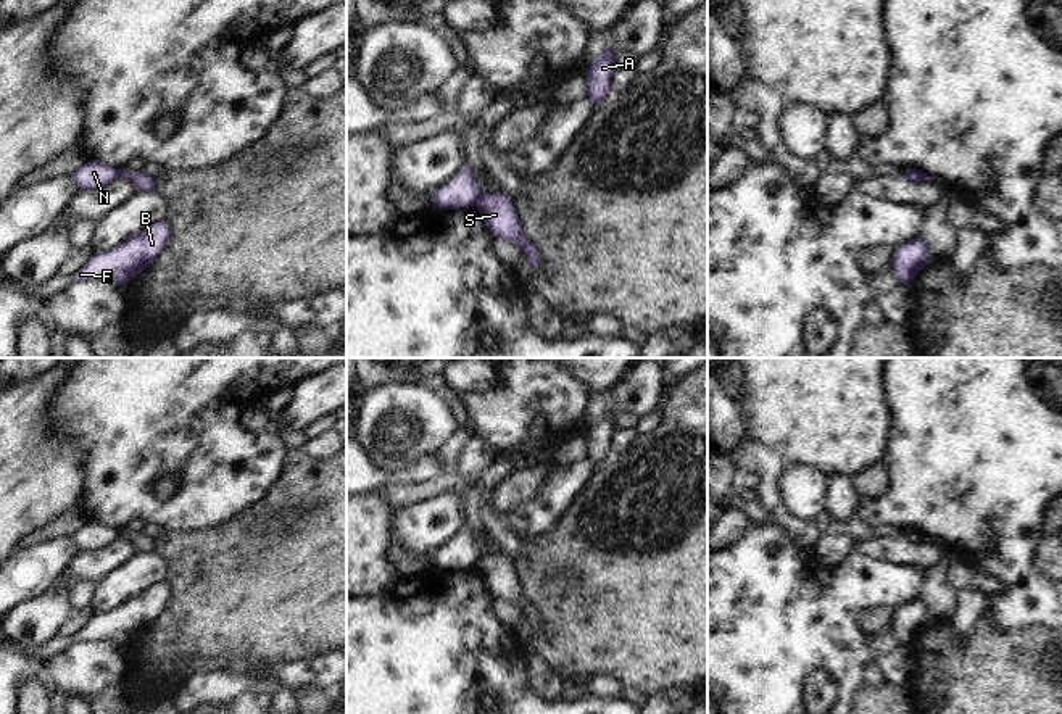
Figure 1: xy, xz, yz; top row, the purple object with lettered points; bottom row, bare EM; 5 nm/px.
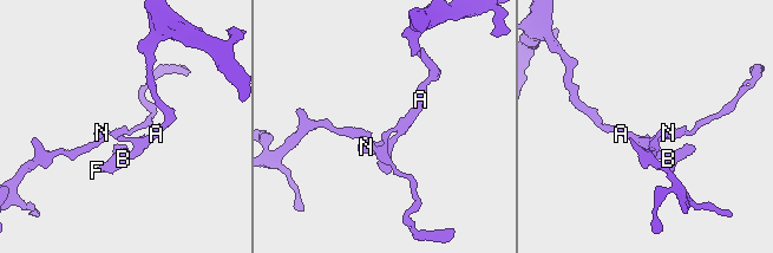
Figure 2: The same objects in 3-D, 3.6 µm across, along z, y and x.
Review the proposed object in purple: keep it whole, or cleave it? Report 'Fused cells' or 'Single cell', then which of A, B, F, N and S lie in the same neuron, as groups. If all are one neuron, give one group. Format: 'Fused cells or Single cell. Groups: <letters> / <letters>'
Fused cells. Groups: A B F S / N.

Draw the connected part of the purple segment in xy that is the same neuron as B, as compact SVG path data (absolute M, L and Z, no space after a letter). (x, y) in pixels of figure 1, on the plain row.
M158 582L114 609L105 614L93 614L89 624L71 638L76 643L102 640L124 648L156 621L169 596L169 587L164 582Z

